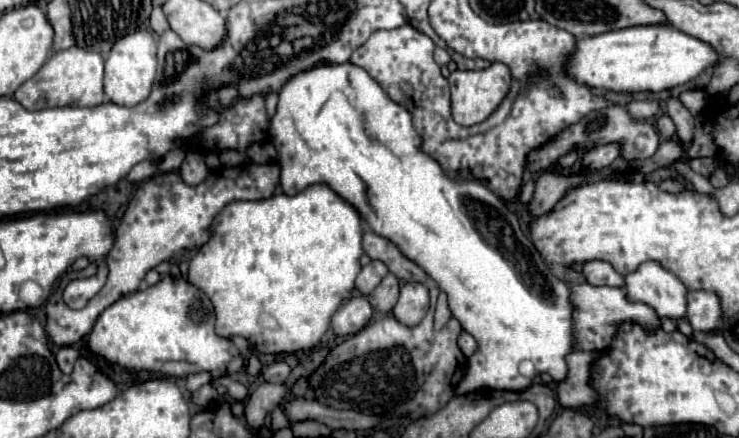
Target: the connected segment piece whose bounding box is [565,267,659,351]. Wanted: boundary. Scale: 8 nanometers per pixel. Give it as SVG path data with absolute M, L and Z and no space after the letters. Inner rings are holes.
M567 269L565 281L571 287L571 305L573 305L573 347L577 351L601 351L615 335L615 327L623 323L623 319L639 319L639 323L647 323L647 327L659 327L659 317L645 303L629 301L625 289L617 287L591 287L583 273L575 269Z

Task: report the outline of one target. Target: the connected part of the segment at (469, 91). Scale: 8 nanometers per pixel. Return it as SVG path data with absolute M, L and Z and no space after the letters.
M491 63L487 69L481 71L453 71L449 75L451 85L451 107L453 107L453 119L459 125L477 125L485 121L507 97L511 89L511 71L503 63Z

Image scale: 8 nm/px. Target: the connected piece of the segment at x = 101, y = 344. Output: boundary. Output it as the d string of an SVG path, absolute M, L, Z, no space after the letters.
M165 275L157 285L135 291L107 307L95 321L87 345L93 353L111 363L127 369L161 373L163 377L173 379L185 379L199 371L223 375L227 365L239 355L233 341L215 333L215 309L209 297L187 279L171 275Z

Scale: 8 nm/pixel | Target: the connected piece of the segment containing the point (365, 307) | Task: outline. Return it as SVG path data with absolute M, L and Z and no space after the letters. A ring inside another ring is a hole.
M365 295L351 297L333 315L333 319L331 319L333 331L337 335L353 335L353 333L359 333L365 327L365 323L371 319L373 311L375 309L373 309L369 297L365 297Z

